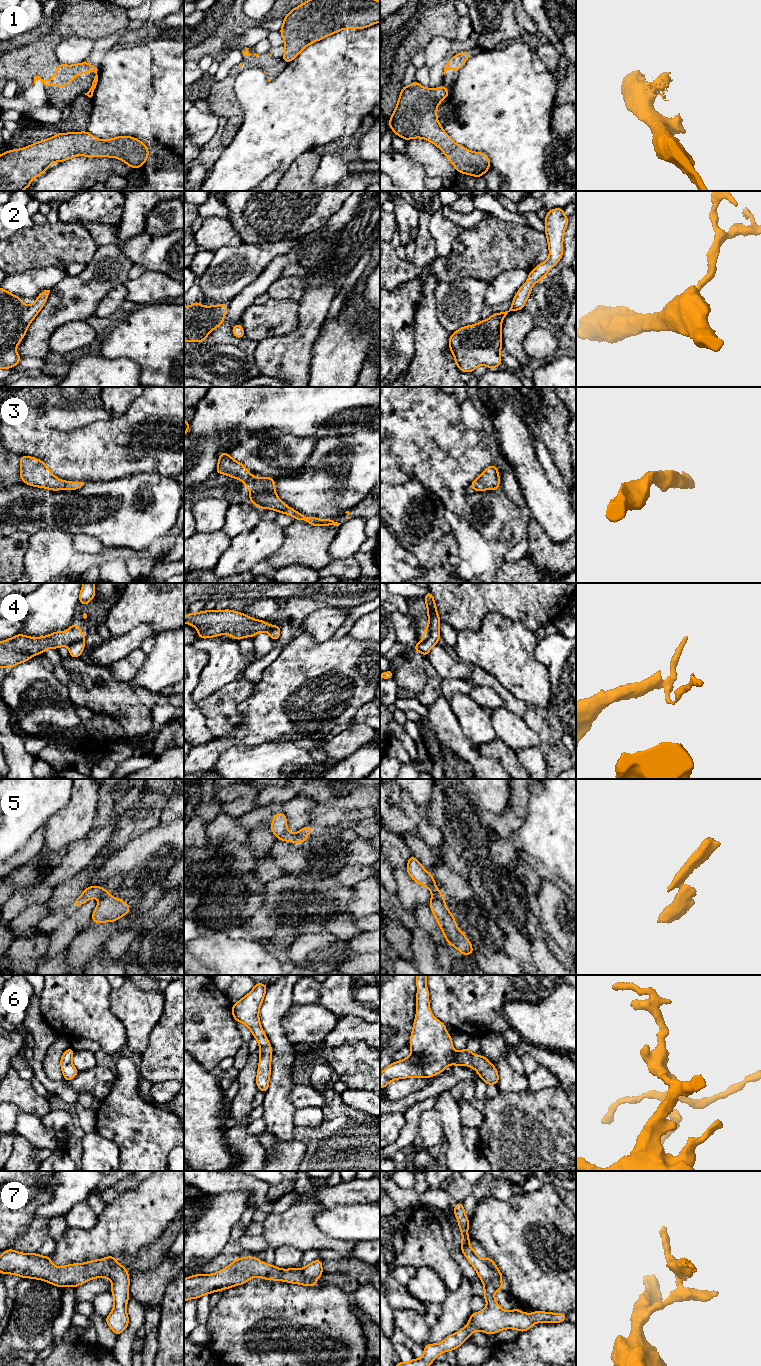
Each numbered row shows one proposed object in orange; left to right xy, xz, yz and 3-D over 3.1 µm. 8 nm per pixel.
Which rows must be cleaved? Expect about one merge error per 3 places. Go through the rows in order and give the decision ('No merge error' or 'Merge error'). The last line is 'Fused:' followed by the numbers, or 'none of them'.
1: Merge error
2: No merge error
3: No merge error
4: Merge error
5: Merge error
6: No merge error
7: Merge error
Fused: 1, 4, 5, 7

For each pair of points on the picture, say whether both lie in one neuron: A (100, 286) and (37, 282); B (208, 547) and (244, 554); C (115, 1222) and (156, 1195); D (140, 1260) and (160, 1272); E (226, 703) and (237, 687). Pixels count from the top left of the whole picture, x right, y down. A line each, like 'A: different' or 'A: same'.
A: different
B: different
C: same
D: different
E: same

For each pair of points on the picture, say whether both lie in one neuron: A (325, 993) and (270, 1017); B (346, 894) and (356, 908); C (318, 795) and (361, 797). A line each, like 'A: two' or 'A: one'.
A: two
B: two
C: one

